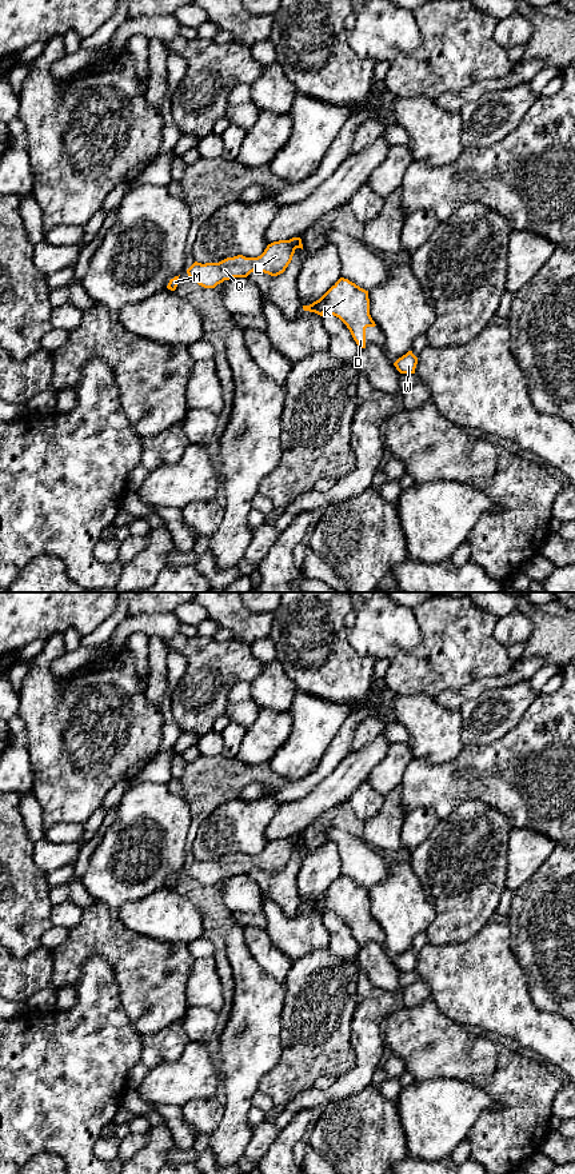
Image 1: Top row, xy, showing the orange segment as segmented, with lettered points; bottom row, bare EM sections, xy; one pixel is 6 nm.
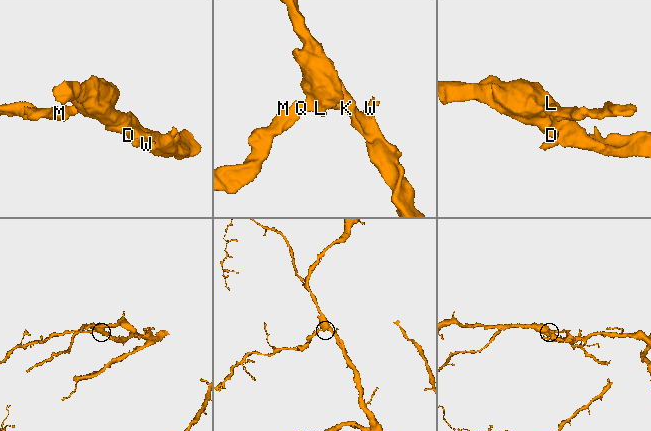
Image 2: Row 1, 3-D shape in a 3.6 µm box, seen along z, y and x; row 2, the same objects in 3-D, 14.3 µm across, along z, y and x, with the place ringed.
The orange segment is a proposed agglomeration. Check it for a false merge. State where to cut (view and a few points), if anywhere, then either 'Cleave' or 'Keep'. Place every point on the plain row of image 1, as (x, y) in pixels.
No split. Keep

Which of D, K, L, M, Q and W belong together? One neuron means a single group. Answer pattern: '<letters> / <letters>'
D K L M Q W

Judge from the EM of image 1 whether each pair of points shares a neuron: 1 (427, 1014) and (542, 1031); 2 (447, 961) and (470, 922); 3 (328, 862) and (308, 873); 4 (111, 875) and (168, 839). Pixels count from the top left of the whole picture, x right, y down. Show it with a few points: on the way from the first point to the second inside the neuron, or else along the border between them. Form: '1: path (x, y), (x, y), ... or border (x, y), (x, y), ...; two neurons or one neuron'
1: border (431, 998), (443, 1014), (464, 1027); two neurons
2: border (484, 925), (476, 933), (459, 942), (430, 942); two neurons
3: path (323, 866), (314, 873); one neuron
4: path (126, 866), (154, 839); one neuron

